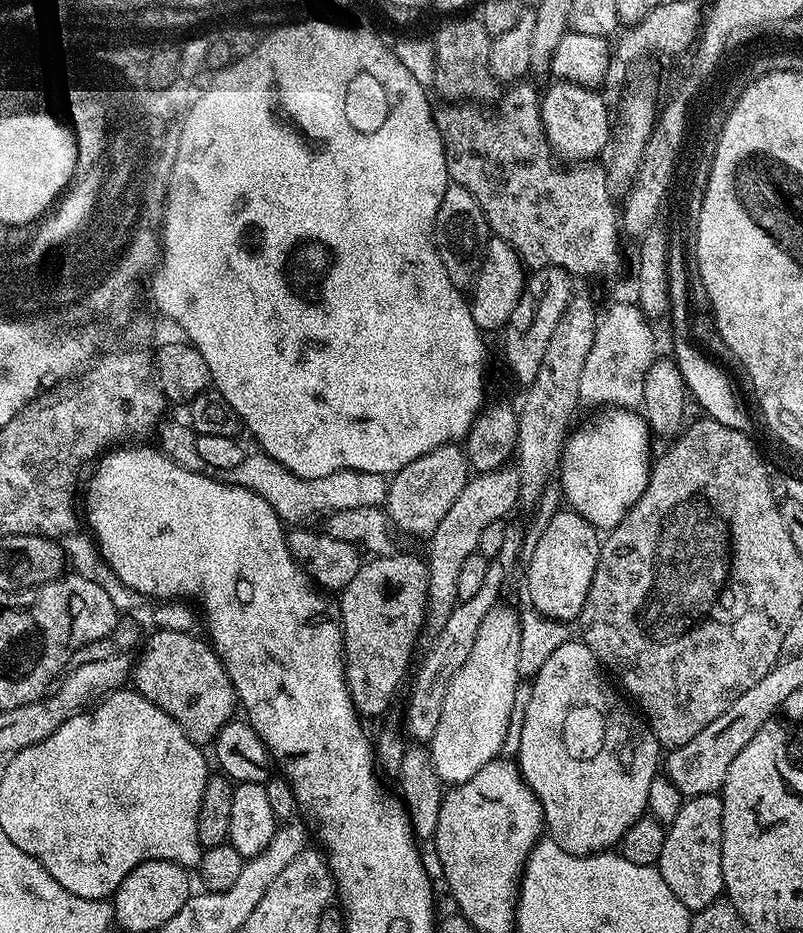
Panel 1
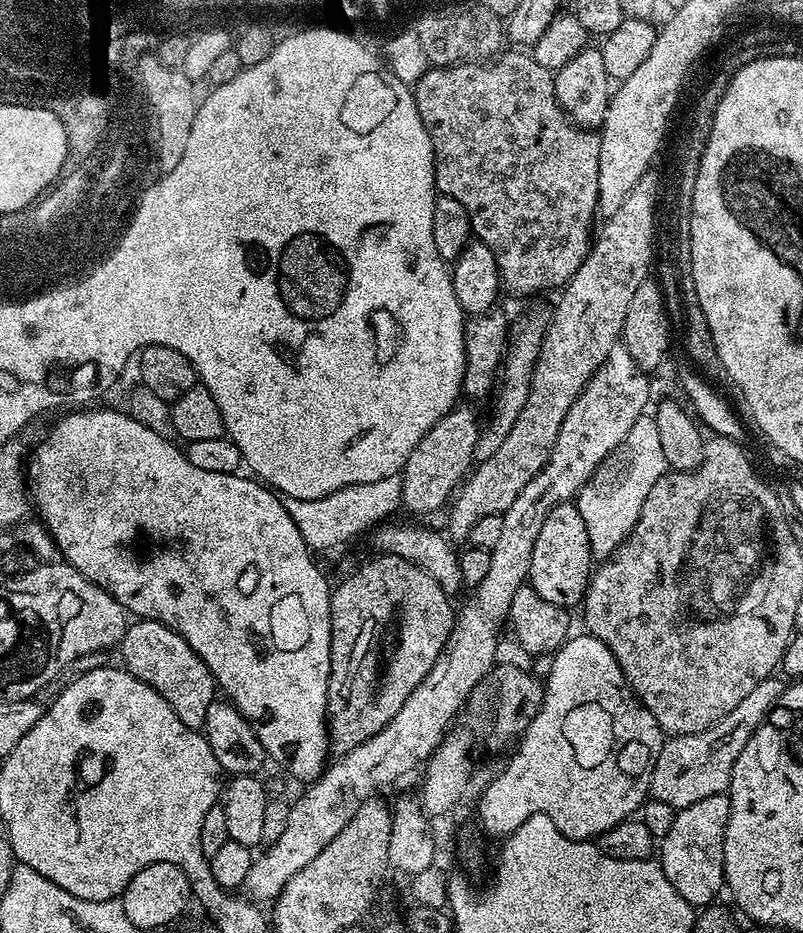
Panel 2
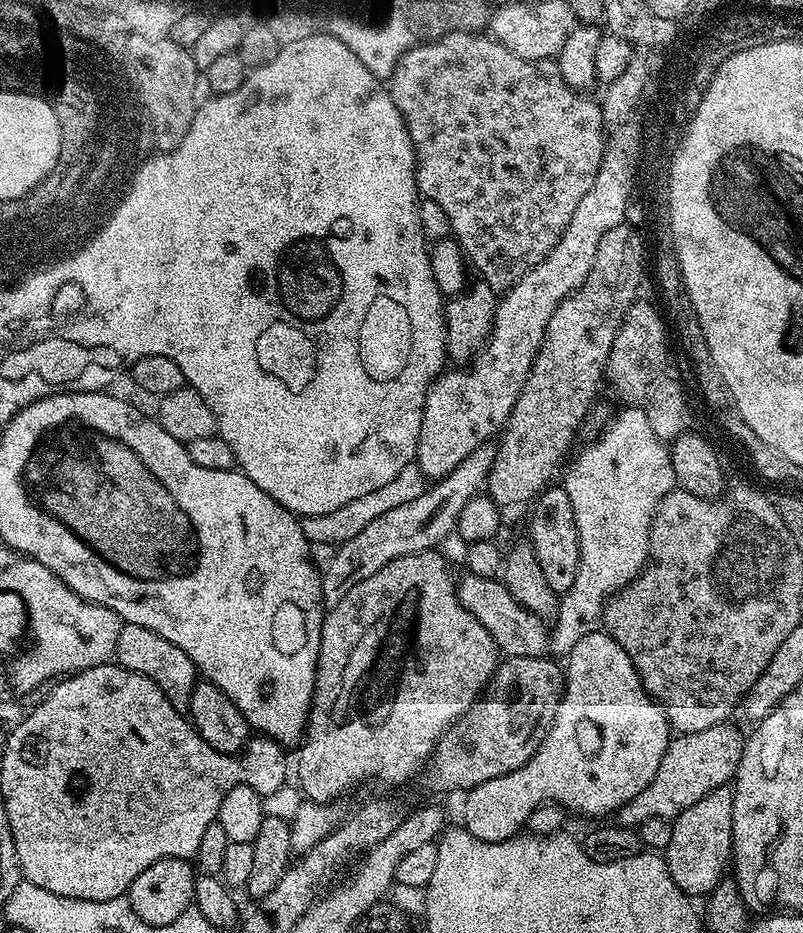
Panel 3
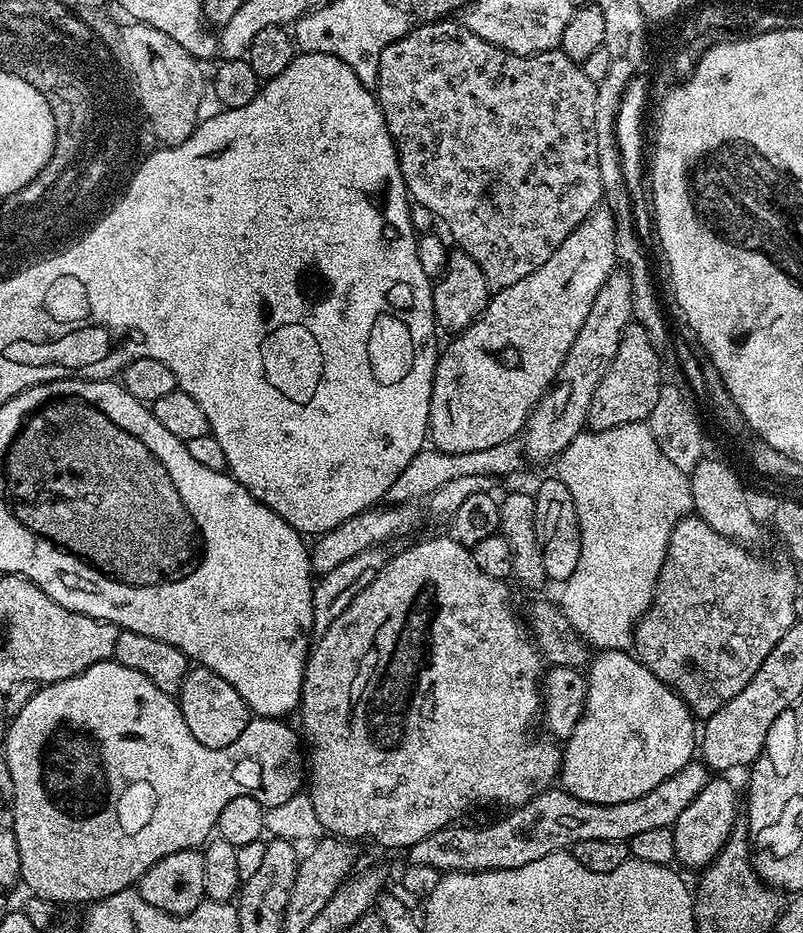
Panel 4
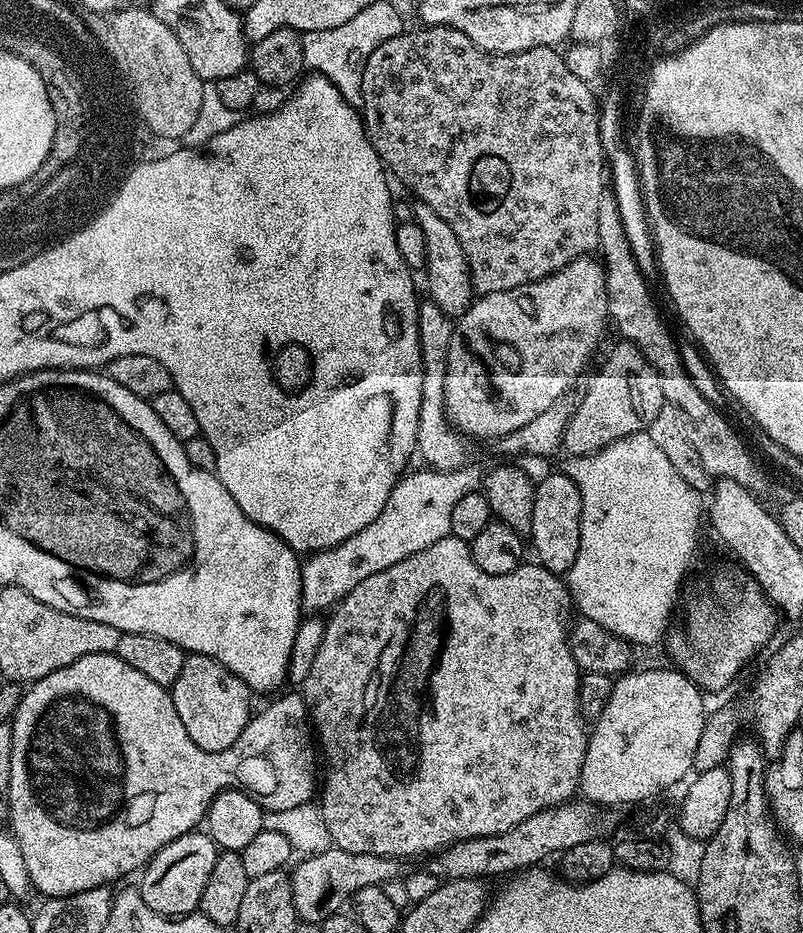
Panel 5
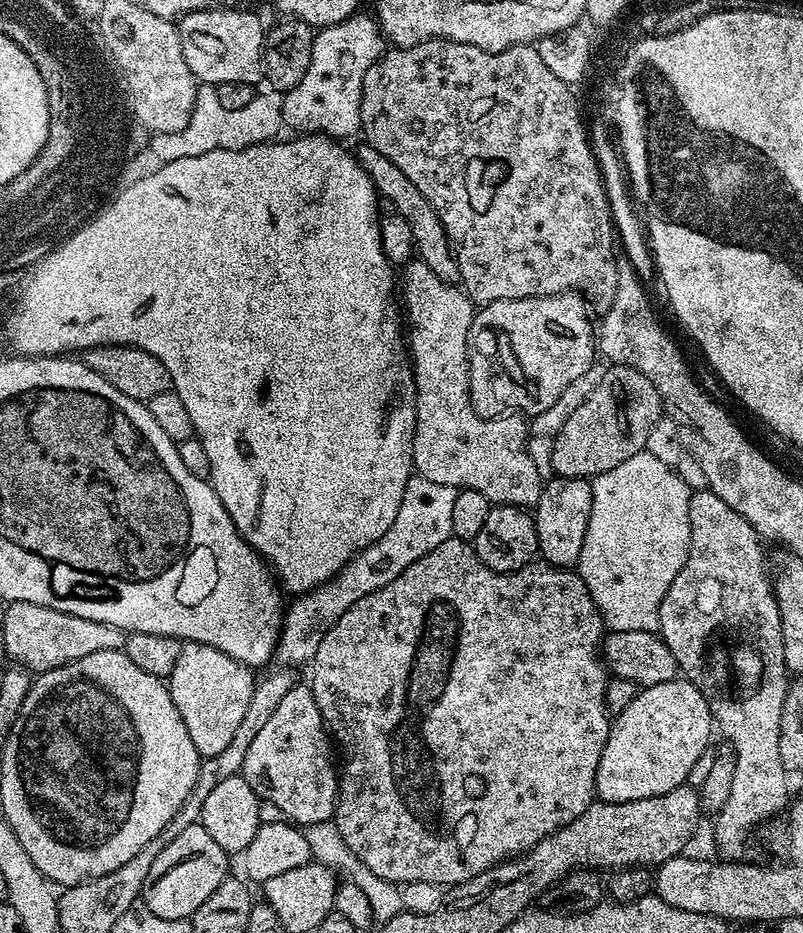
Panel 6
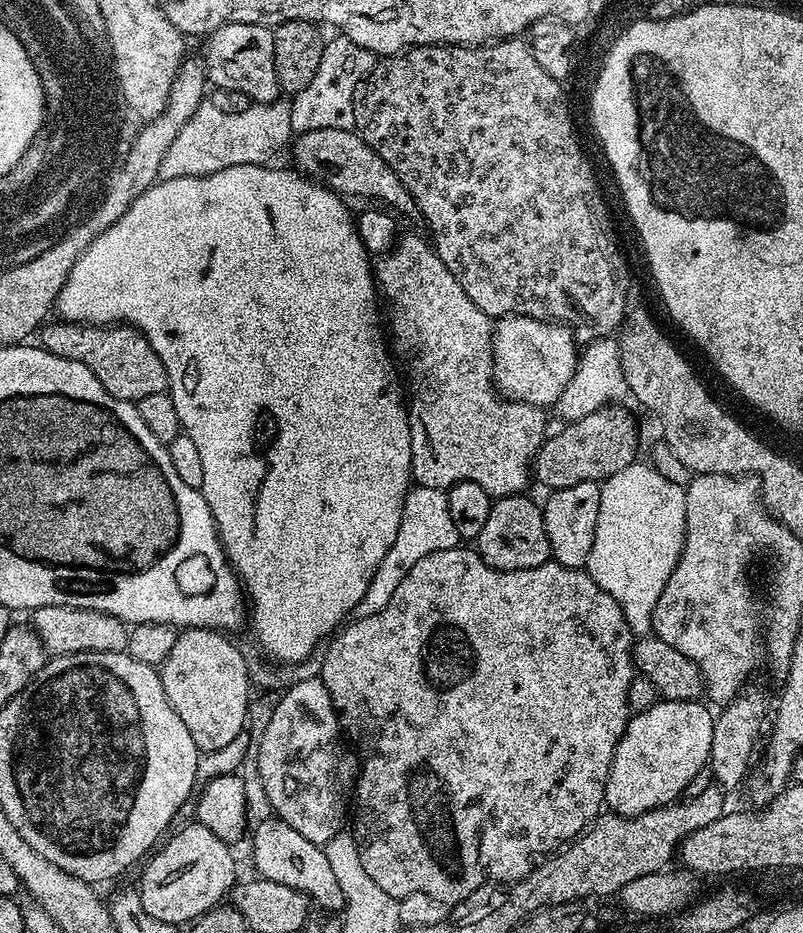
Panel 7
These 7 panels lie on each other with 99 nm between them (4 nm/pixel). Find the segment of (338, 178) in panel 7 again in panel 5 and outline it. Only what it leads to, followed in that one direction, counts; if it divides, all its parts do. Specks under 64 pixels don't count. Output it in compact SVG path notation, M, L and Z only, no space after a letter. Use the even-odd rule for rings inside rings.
M413 203L416 225L422 230L422 238L426 238L426 277L428 276L428 296L431 303L438 306L446 315L459 318L468 309L474 299L472 275L466 258L466 250L462 250L462 242L458 242L458 234L450 230L450 225L434 210L434 206Z

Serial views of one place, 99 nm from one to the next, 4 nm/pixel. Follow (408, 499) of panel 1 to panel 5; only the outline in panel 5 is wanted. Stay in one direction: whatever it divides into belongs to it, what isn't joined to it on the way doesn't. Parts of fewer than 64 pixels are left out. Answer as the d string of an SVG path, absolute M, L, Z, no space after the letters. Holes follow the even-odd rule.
M581 258L570 262L552 276L523 284L514 290L502 290L473 299L471 306L464 311L463 316L455 321L452 330L446 378L444 379L444 412L448 416L448 421L457 432L465 437L477 436L478 439L489 440L489 442L518 430L518 426L526 426L526 422L530 422L533 418L538 418L538 414L550 410L550 406L554 406L554 402L565 399L567 392L564 391L579 378L580 371L587 366L588 359L595 354L596 347L599 346L600 339L604 336L604 324L606 328L608 323L608 291L604 281L604 270L597 261L595 264L592 258Z

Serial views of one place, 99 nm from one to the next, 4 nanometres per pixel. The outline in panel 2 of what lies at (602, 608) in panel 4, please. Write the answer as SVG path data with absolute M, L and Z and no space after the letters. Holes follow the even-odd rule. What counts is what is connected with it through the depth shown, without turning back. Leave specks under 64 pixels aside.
M645 414L636 419L622 445L623 452L624 465L617 470L616 476L585 484L574 501L582 514L582 522L586 522L593 557L600 562L607 560L613 550L632 533L632 527L638 522L642 502L646 500L646 494L650 494L650 486L654 486L654 482L658 482L658 478L665 474L666 465L655 415Z

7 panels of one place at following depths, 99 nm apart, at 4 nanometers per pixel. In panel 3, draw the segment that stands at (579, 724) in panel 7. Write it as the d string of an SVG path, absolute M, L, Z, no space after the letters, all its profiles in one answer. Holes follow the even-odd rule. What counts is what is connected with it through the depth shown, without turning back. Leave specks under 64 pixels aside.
M429 550L394 558L394 562L382 566L378 574L370 574L370 578L358 582L358 586L348 591L342 598L342 602L338 602L338 606L329 608L324 613L314 694L308 711L308 727L304 730L304 739L298 748L300 757L297 760L295 757L294 760L294 776L298 781L298 787L307 799L316 804L331 804L339 801L338 798L343 792L348 792L351 788L366 783L367 780L381 780L384 784L404 784L407 780L415 781L423 772L424 765L428 763L442 734L460 717L468 713L468 709L480 699L492 675L496 673L498 649L494 638L490 636L485 626L478 622L474 614L462 606L456 593L457 581L454 579L454 574L452 576L447 562L438 553L439 551Z

